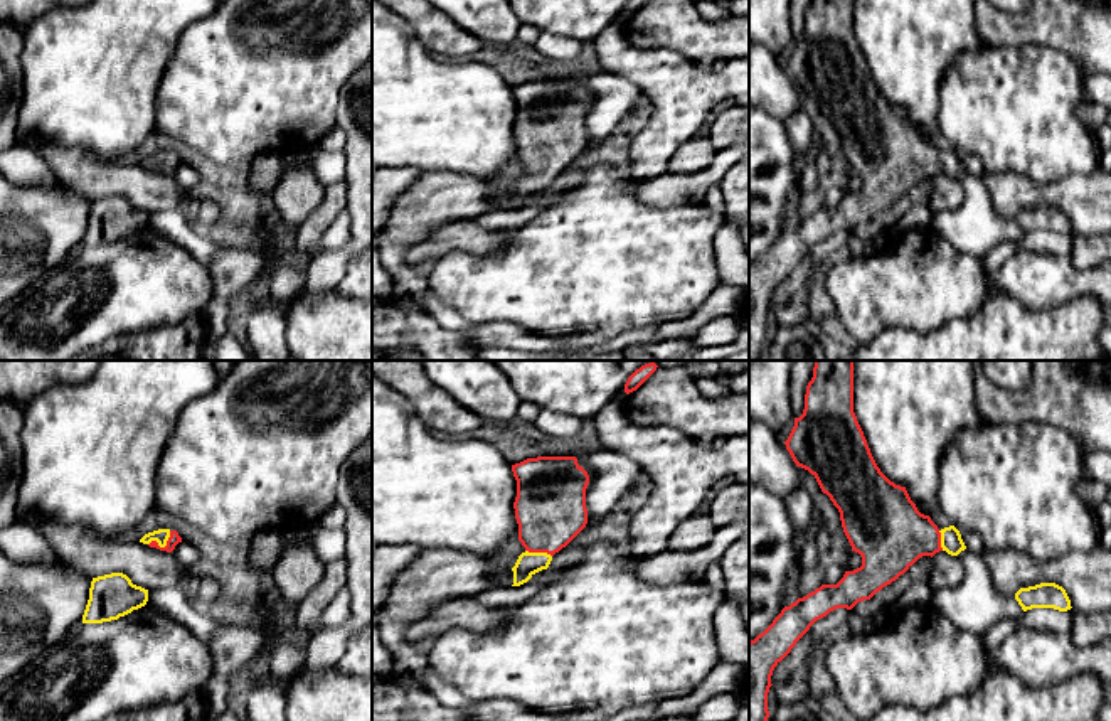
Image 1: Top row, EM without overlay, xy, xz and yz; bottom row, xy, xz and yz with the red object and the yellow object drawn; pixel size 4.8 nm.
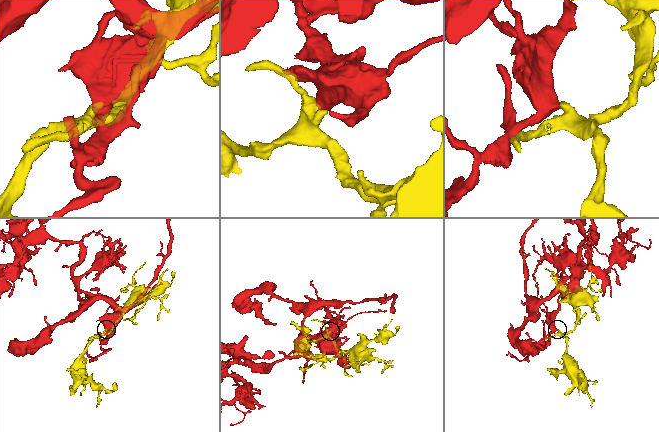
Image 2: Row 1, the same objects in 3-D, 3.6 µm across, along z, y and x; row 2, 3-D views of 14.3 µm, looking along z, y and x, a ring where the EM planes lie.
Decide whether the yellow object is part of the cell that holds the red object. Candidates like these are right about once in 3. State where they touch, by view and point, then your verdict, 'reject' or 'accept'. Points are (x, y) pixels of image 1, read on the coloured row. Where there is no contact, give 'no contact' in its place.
xy (165, 546) | accept

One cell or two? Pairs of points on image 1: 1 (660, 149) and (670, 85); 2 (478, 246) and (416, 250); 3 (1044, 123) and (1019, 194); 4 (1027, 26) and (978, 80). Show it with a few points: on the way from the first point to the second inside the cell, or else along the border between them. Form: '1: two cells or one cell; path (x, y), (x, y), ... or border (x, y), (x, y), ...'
1: one cell; path (665, 133), (670, 127), (670, 100)
2: one cell; path (463, 241), (440, 241), (431, 246)
3: two cells; border (987, 172), (1015, 172), (1039, 182), (1064, 179)
4: two cells; border (983, 39), (990, 44), (1041, 44), (1047, 48)

